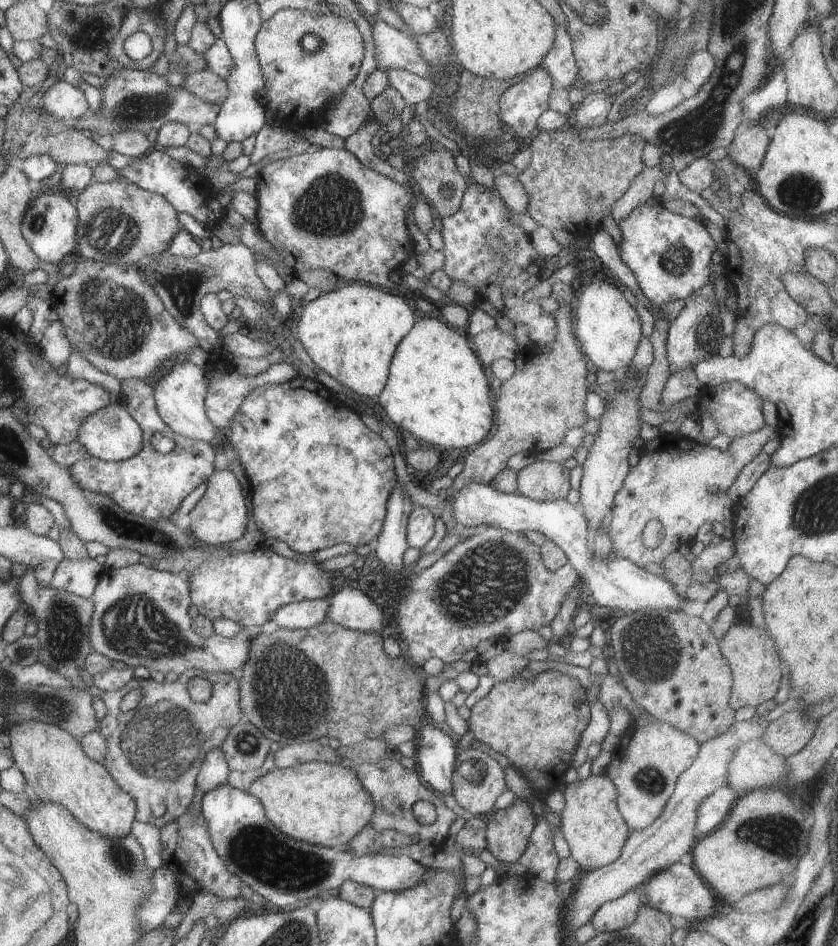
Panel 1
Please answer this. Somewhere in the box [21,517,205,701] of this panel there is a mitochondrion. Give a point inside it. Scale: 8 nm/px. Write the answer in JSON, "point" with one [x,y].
{"point":[66,629]}

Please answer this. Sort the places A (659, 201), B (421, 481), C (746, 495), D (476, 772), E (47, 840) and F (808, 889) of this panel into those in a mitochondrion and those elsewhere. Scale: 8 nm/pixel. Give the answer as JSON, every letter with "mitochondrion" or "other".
{"A":"other","B":"other","C":"other","D":"mitochondrion","E":"other","F":"other"}

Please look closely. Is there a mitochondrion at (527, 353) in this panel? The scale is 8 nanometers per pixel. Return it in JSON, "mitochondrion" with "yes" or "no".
{"mitochondrion":"no"}

